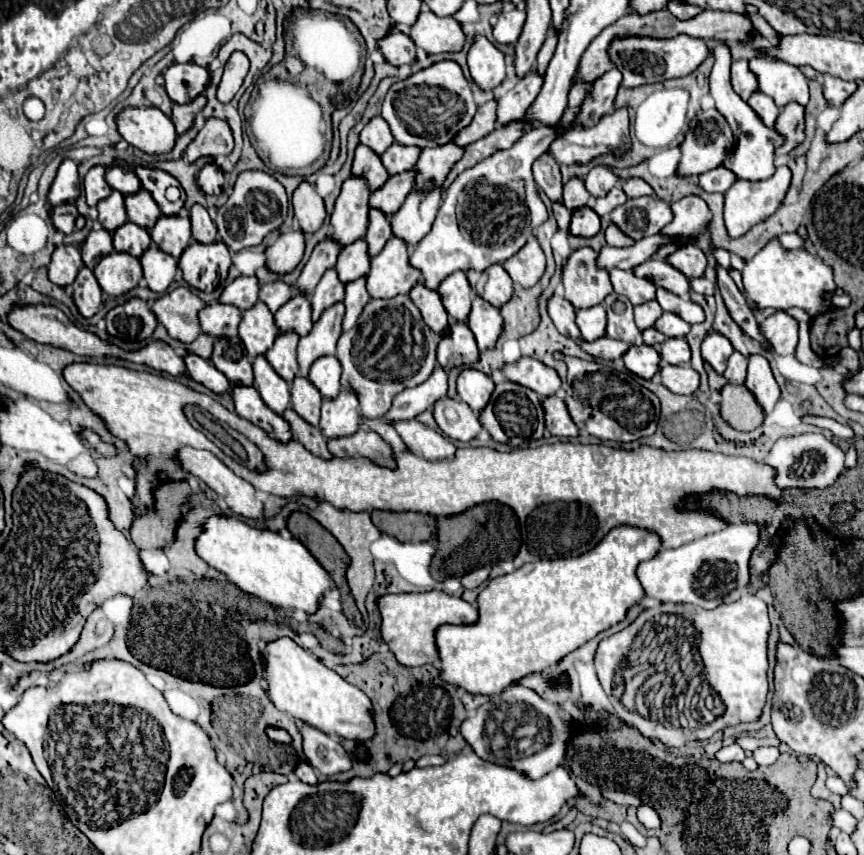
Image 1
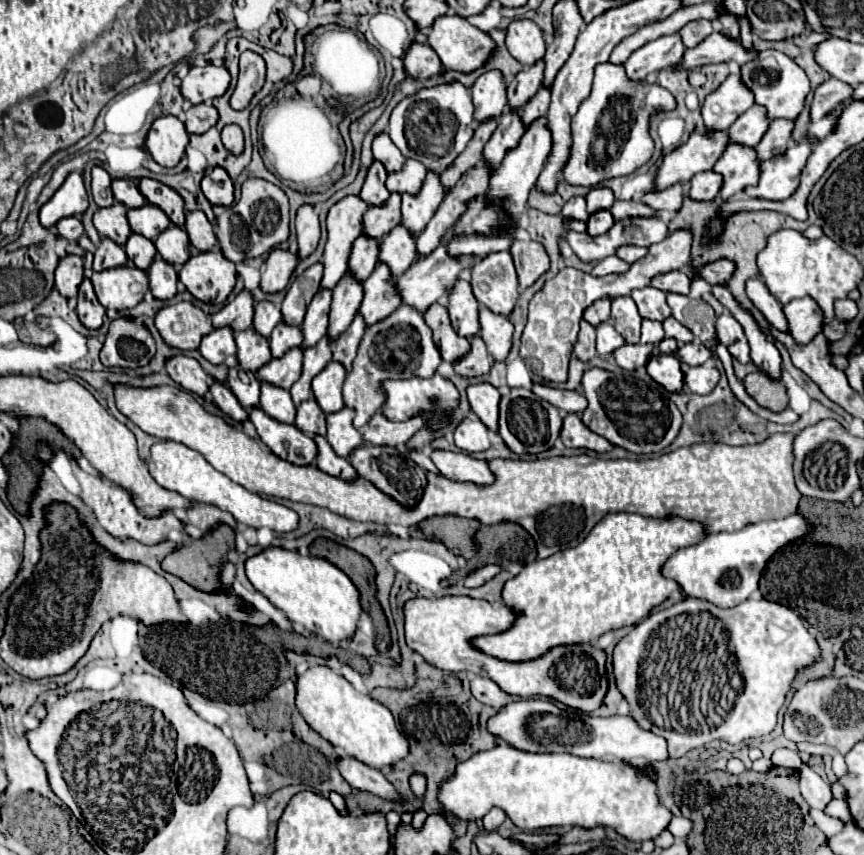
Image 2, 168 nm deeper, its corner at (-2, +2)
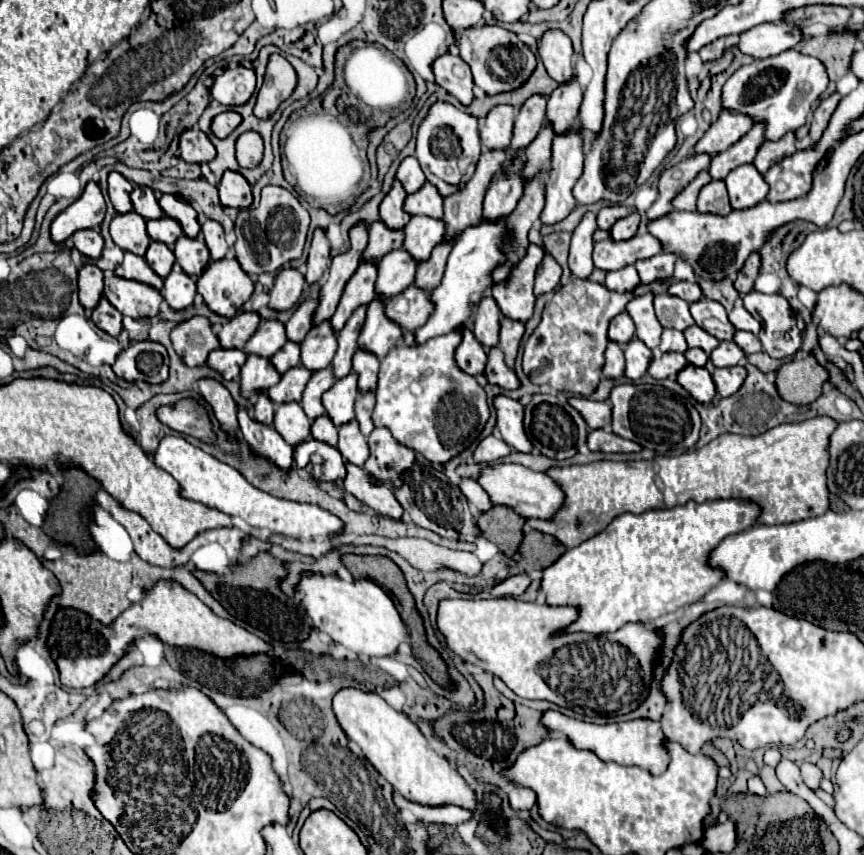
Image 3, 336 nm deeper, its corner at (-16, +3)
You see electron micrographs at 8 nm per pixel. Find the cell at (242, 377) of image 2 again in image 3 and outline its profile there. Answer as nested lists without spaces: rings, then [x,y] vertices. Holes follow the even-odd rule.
[[[258,392],[256,402],[254,402],[254,420],[260,420],[262,424],[272,424],[274,418],[274,408],[272,408],[272,400],[268,398],[266,392]]]

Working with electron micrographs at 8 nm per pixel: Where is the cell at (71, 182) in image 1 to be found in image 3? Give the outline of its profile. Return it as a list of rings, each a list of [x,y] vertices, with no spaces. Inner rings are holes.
[[[88,182],[82,196],[72,202],[66,210],[62,210],[52,222],[52,240],[64,242],[76,230],[96,228],[104,220],[106,202],[96,182]]]

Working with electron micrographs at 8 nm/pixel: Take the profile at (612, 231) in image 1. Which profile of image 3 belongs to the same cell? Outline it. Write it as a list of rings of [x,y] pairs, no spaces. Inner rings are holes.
[[[662,252],[662,254],[656,254],[648,260],[638,260],[634,266],[640,274],[640,282],[642,284],[648,284],[656,278],[670,278],[672,272],[674,272],[674,262],[676,262],[676,254],[672,252]]]

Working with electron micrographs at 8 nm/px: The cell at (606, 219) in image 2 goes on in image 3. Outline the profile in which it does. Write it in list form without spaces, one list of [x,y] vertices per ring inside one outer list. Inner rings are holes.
[[[632,212],[632,214],[628,214],[628,216],[614,222],[614,226],[610,230],[610,236],[614,240],[628,240],[628,238],[632,238],[636,234],[638,224],[640,224],[640,214]]]

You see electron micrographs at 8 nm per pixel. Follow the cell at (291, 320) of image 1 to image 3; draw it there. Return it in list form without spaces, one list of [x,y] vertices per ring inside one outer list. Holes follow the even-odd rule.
[[[286,342],[276,356],[272,356],[272,364],[276,364],[276,370],[284,374],[288,368],[294,368],[300,364],[300,344],[298,342]]]

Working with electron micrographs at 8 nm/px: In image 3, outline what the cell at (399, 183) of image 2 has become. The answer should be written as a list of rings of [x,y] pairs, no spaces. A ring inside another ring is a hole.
[[[426,182],[420,190],[406,196],[404,210],[408,214],[442,218],[442,196],[440,196],[440,192],[438,192],[438,188],[434,184]]]

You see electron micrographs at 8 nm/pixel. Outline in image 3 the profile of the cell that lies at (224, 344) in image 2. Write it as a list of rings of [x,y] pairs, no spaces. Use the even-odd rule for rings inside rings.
[[[216,348],[210,352],[208,356],[208,366],[214,368],[216,372],[220,372],[226,380],[238,378],[240,376],[240,368],[246,360],[246,352],[238,350],[238,348]]]

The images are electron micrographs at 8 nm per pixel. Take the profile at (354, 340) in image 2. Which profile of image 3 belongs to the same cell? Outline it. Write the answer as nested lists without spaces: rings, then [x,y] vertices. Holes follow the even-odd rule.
[[[364,348],[356,350],[356,354],[352,358],[352,370],[358,372],[358,388],[360,388],[360,392],[376,390],[378,368],[380,368],[380,360],[372,352],[368,352]]]

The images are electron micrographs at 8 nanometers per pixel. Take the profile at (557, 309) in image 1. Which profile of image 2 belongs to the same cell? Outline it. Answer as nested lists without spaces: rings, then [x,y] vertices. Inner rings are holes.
[[[582,321],[582,325],[580,325],[574,353],[584,363],[588,363],[592,357],[596,357],[596,333],[594,333],[594,327],[586,321]]]

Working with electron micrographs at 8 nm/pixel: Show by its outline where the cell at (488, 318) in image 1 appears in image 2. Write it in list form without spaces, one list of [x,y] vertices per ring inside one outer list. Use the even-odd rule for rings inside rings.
[[[480,305],[480,325],[482,325],[480,337],[484,339],[488,353],[496,361],[504,361],[506,355],[510,353],[512,333],[514,333],[514,327],[510,325],[508,317],[496,315],[490,309],[486,309],[484,305]]]

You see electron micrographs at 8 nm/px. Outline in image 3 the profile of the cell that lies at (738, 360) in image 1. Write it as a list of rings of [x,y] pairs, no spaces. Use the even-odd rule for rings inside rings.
[[[736,332],[734,342],[736,342],[746,354],[754,354],[754,352],[760,352],[760,350],[762,350],[760,340],[758,340],[752,332]]]

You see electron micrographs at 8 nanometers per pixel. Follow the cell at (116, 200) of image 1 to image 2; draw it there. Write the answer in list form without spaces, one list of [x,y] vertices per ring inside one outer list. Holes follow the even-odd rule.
[[[114,203],[112,207],[98,209],[94,213],[94,227],[98,229],[100,237],[110,237],[114,243],[124,245],[132,235],[132,229],[126,219],[126,207],[122,203]]]

